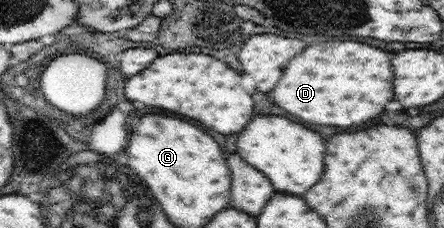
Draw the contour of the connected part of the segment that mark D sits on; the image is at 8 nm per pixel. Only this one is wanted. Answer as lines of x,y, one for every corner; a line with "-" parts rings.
353,40
325,42
325,44
317,42
313,46
307,46
301,54
297,54
297,58
293,58
287,64
281,82
275,86
275,90
271,94
275,98
275,104
279,104
283,110
287,110
289,114
293,114
295,118
299,118
303,122
349,128
353,124
361,124
361,122
375,118
377,114
381,114
385,110
387,102
393,100
391,56
393,54
389,54
389,52
383,52
379,48
373,48
373,46
361,44
361,42
353,42

